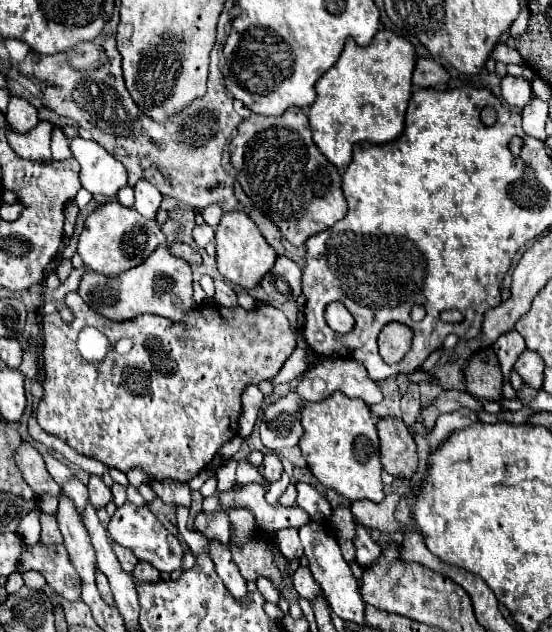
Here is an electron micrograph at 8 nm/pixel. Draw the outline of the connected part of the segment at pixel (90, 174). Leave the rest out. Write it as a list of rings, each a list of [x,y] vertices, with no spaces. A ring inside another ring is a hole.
[[[76,137],[70,141],[74,159],[80,163],[80,183],[92,195],[114,197],[118,189],[126,187],[126,169],[96,141]]]

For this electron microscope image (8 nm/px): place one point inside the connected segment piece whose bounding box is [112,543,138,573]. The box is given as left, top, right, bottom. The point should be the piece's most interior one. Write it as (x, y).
(127, 559)

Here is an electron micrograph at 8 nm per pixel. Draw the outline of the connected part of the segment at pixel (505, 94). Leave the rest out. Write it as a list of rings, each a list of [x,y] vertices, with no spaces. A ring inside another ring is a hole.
[[[506,75],[506,77],[502,77],[500,87],[502,87],[502,99],[510,107],[524,109],[528,105],[528,101],[530,101],[530,83],[524,77]]]

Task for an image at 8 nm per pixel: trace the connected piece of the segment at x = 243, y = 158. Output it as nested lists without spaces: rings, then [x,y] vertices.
[[[290,107],[280,117],[252,113],[248,119],[244,119],[238,127],[238,135],[230,143],[230,159],[236,169],[236,181],[242,185],[244,193],[268,219],[272,219],[280,227],[284,239],[296,247],[304,245],[308,237],[328,231],[336,221],[346,215],[346,201],[340,189],[342,177],[338,169],[314,145],[308,117],[298,107]]]

